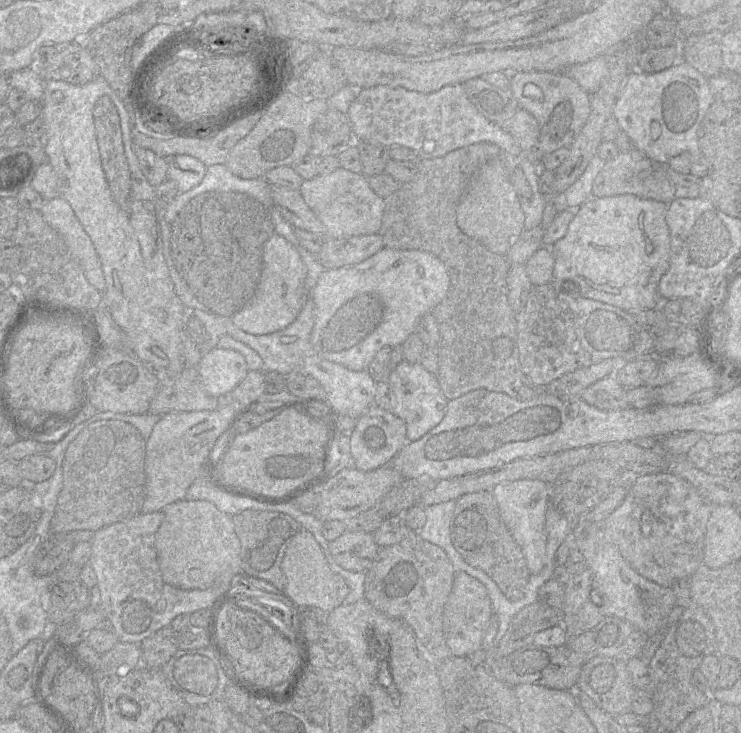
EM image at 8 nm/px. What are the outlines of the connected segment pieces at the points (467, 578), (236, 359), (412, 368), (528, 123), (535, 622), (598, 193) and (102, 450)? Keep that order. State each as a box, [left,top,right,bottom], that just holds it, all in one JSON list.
[[443,572,492,656],[197,347,248,397],[388,361,449,441],[498,109,539,152],[498,601,563,657],[592,151,676,204],[51,420,146,533]]

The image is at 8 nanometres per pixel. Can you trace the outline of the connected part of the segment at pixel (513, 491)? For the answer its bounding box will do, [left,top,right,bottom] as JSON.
[492,479,550,574]

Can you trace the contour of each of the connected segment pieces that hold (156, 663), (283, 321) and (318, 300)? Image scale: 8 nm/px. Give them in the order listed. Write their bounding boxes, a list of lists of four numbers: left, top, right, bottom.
[[139,626,178,669],[231,233,306,335],[310,247,450,371]]

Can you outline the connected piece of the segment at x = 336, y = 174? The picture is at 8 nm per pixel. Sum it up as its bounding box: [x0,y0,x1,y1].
[299,167,385,238]

